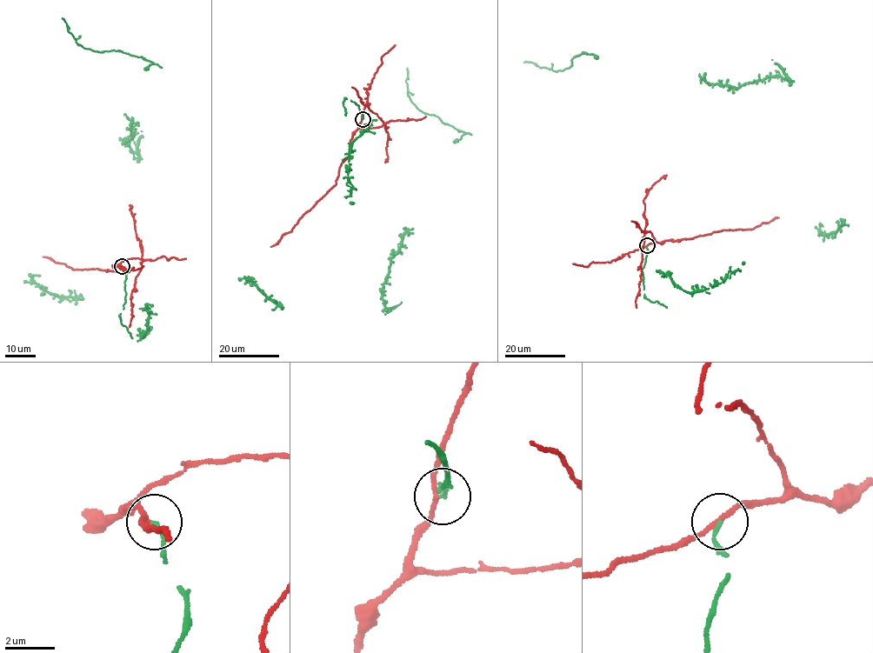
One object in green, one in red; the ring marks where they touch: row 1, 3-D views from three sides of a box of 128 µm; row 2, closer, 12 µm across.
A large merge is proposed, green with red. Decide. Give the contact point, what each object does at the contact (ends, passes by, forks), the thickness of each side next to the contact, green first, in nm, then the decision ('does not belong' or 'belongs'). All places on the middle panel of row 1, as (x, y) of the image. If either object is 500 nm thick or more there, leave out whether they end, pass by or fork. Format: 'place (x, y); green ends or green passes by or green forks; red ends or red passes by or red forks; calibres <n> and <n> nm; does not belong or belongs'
place (363, 119); green ends; red passes by; calibres 130 and 170 nm; does not belong

